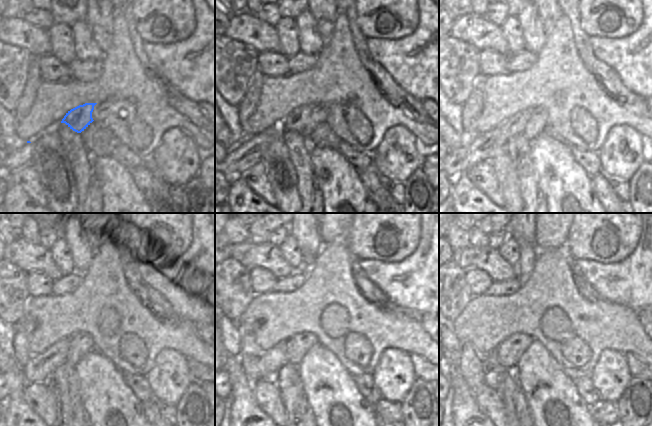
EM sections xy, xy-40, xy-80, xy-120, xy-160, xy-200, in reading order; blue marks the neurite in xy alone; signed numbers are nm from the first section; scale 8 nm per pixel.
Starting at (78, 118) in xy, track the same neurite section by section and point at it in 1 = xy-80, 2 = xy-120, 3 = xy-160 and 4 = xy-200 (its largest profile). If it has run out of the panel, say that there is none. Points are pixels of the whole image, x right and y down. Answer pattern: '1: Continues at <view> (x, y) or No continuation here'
1: Continues at xy-80 (514, 125)
2: Continues at xy-120 (47, 362)
3: Continues at xy-160 (271, 361)
4: Continues at xy-200 (490, 361)

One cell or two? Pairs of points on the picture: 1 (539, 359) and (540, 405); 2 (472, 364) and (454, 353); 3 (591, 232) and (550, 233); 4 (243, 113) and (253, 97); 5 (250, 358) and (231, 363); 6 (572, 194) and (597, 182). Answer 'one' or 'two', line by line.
1: one
2: two
3: two
4: one
5: two
6: two

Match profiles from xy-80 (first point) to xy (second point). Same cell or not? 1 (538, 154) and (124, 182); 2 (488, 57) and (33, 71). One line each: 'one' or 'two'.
1: one
2: two

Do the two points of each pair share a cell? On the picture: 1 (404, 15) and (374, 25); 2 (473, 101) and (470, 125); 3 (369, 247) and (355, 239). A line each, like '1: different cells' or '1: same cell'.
1: same cell
2: same cell
3: same cell

